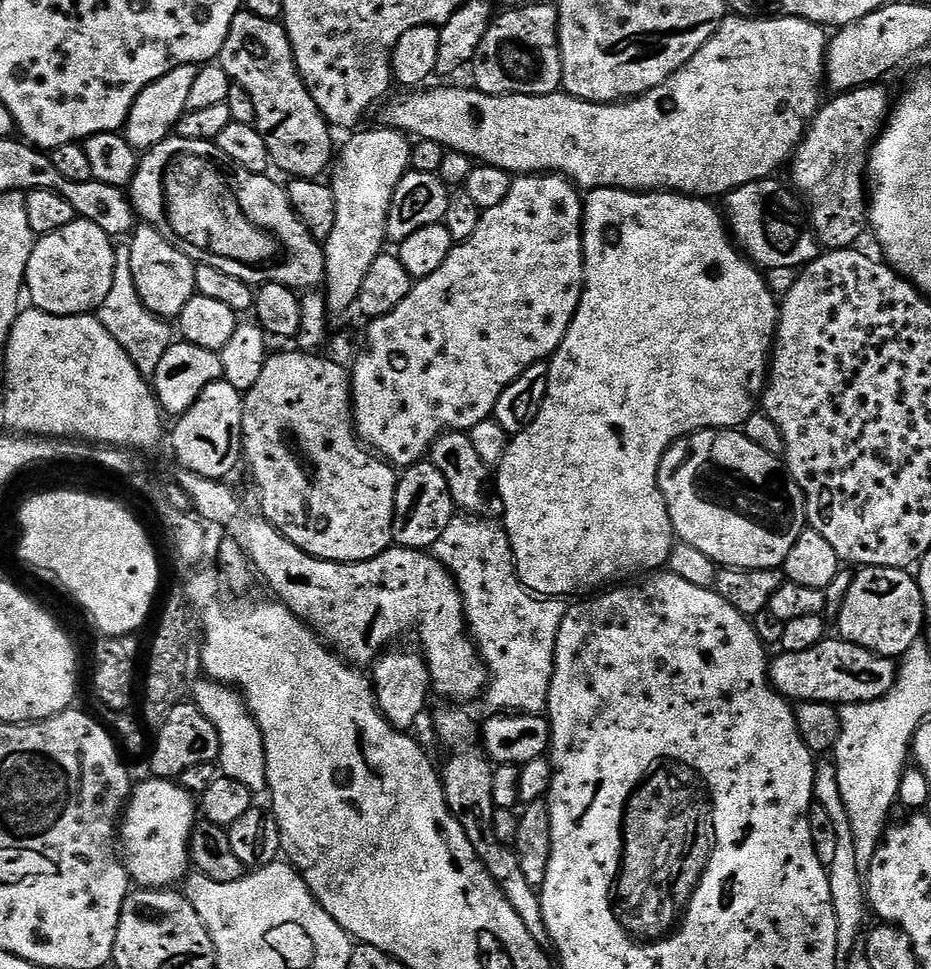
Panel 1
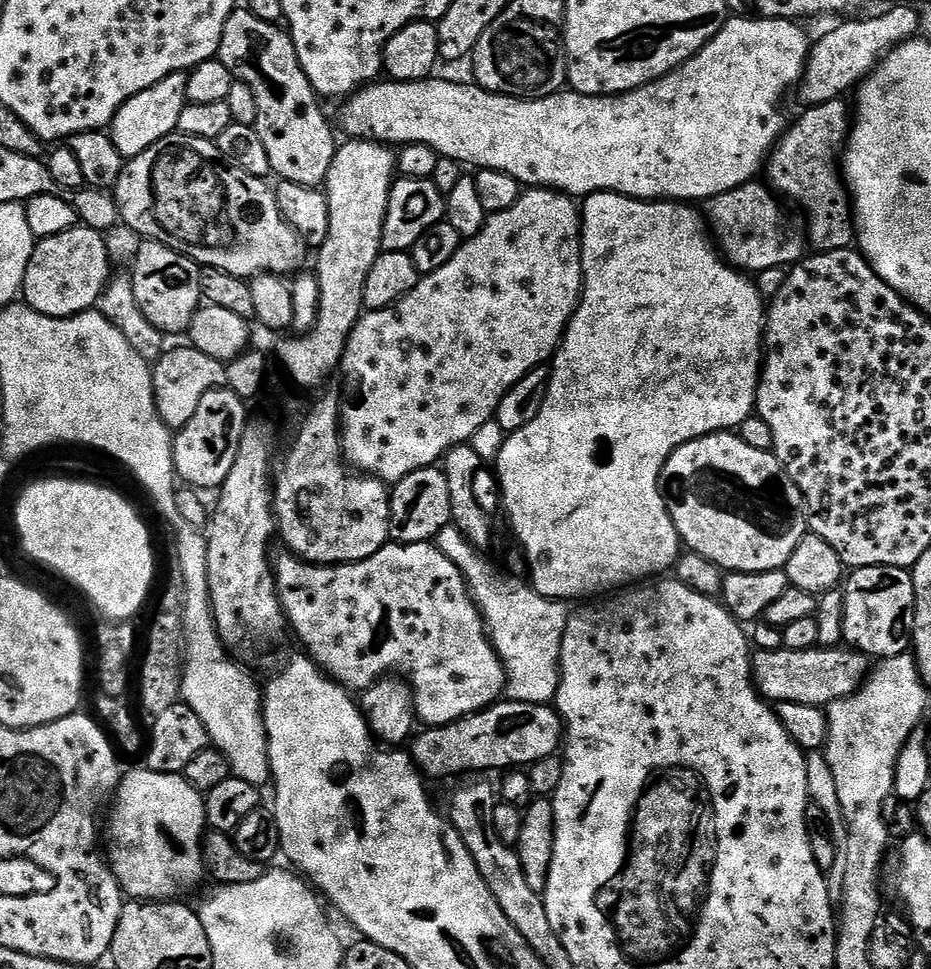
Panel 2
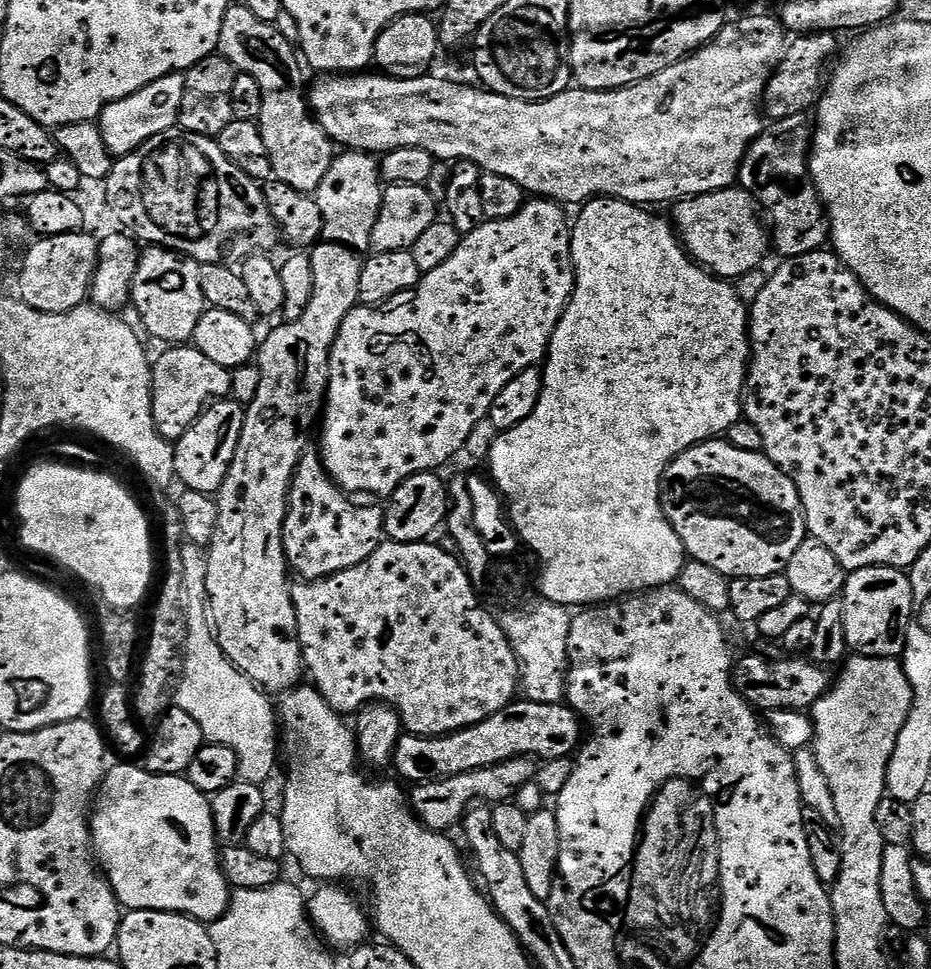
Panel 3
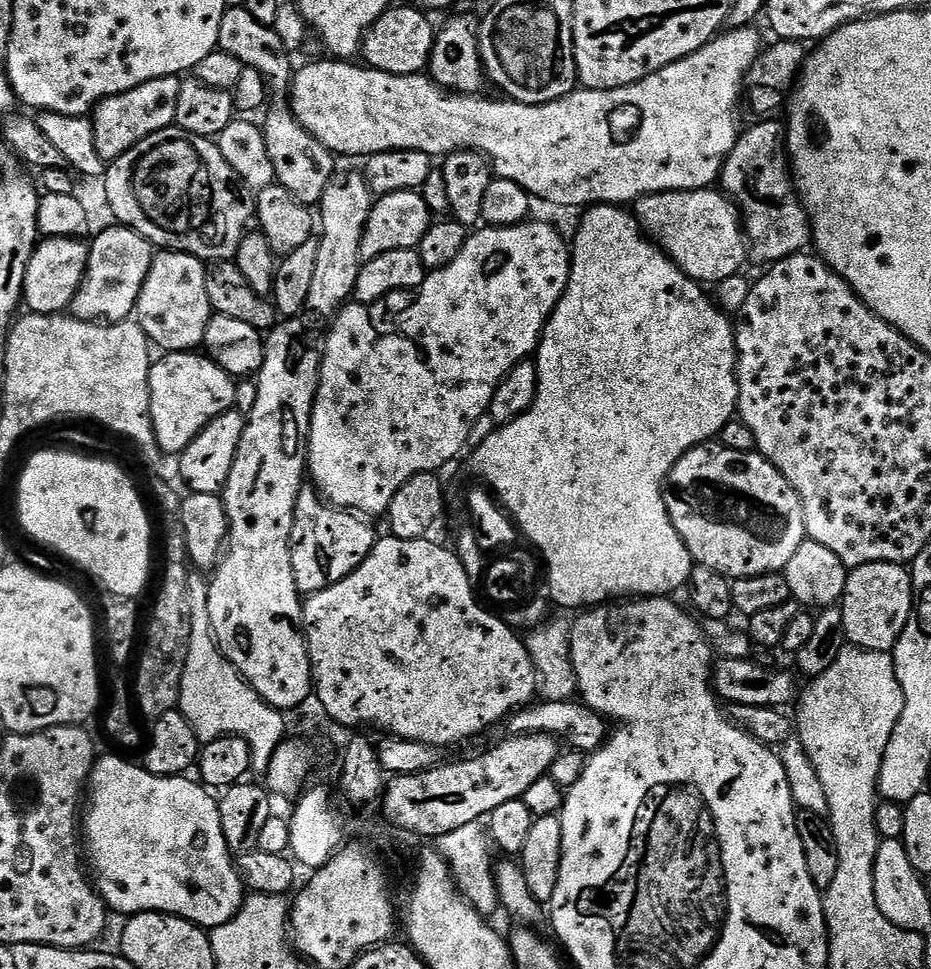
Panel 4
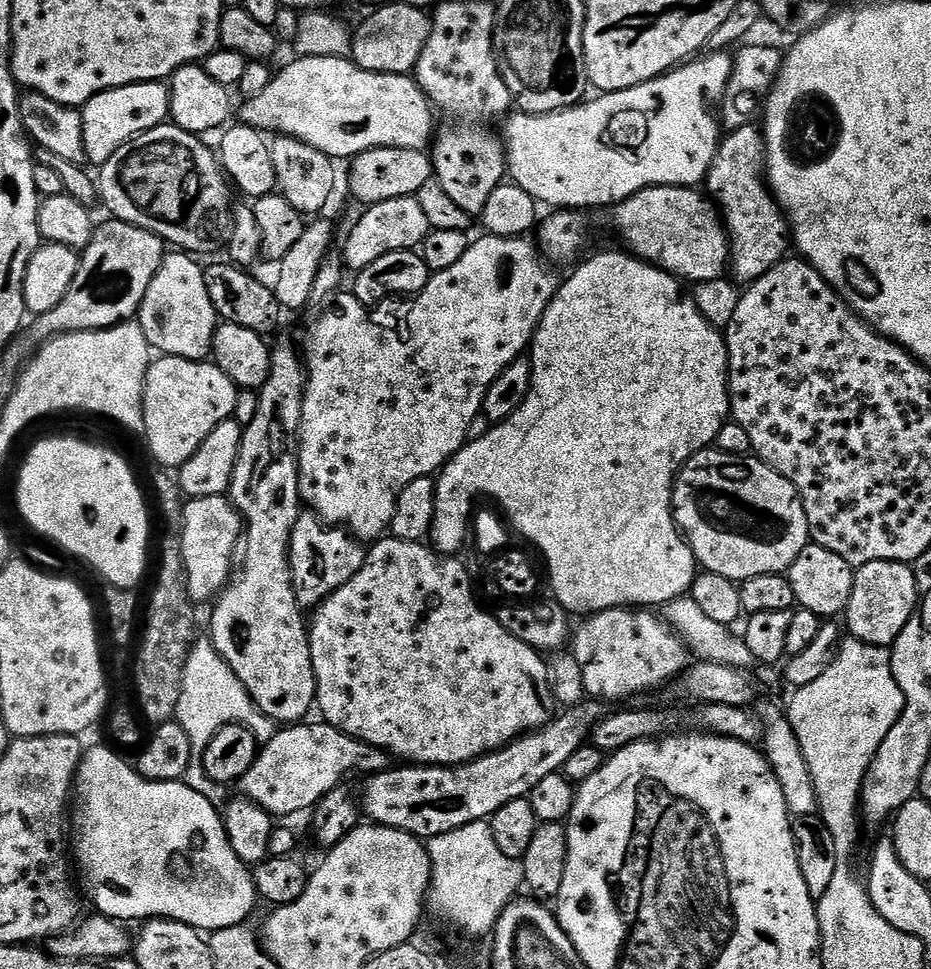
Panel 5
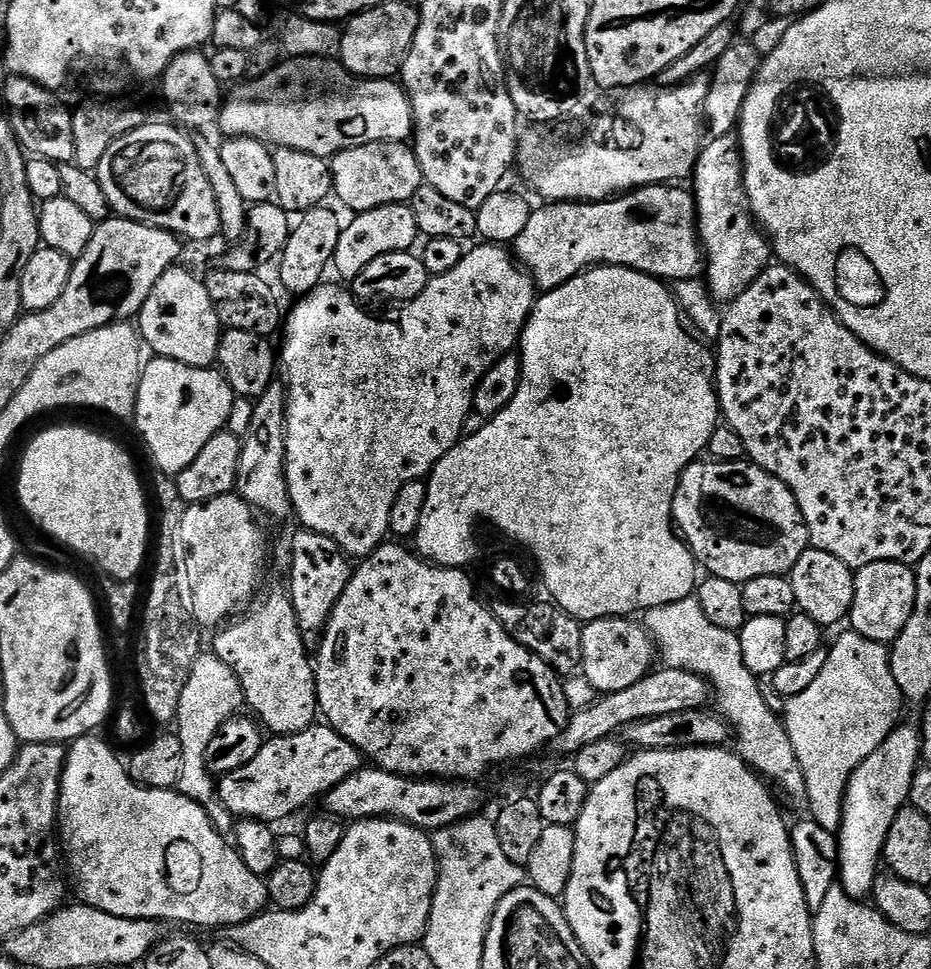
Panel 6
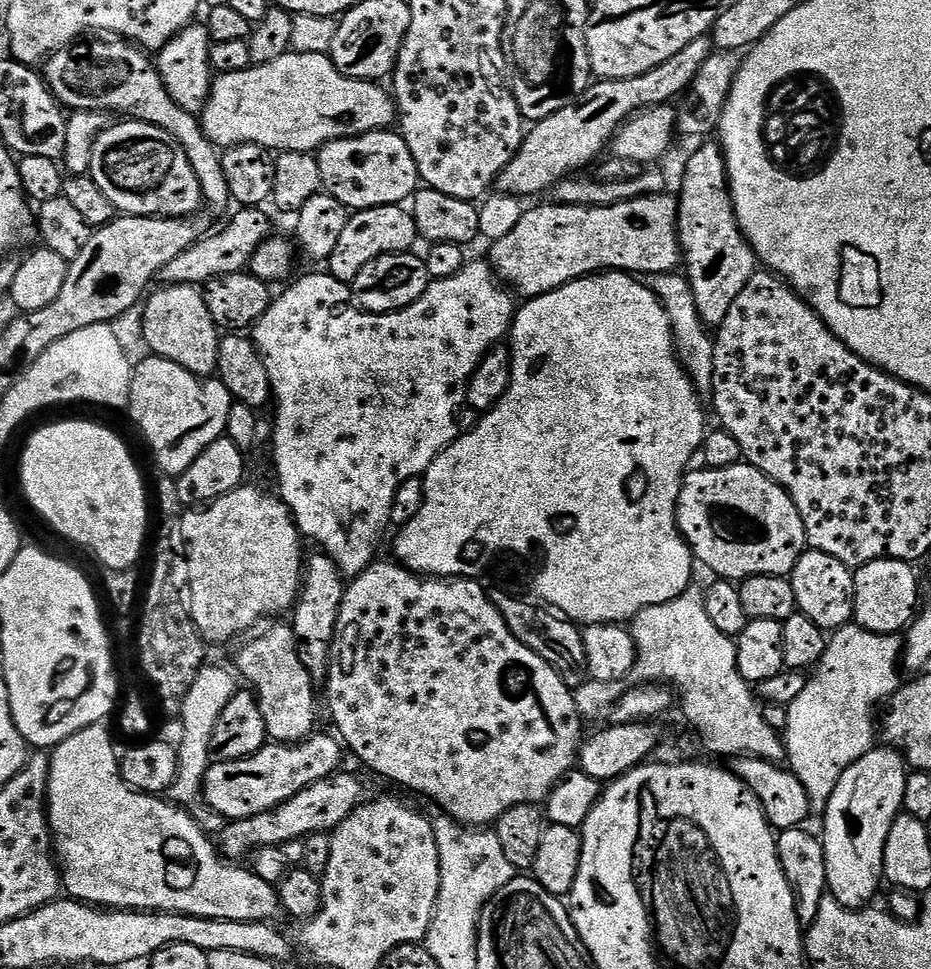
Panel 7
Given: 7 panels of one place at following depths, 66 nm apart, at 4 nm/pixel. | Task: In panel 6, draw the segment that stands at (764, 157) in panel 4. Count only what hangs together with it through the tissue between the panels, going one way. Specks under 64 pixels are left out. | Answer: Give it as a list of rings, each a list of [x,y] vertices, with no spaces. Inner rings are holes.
[[[735,131],[722,138],[711,138],[701,147],[690,177],[690,191],[696,200],[696,229],[700,231],[700,246],[704,250],[708,290],[715,301],[727,306],[738,299],[774,260],[772,245],[758,227],[752,207],[748,205],[744,189],[744,156],[740,152],[740,137]]]

